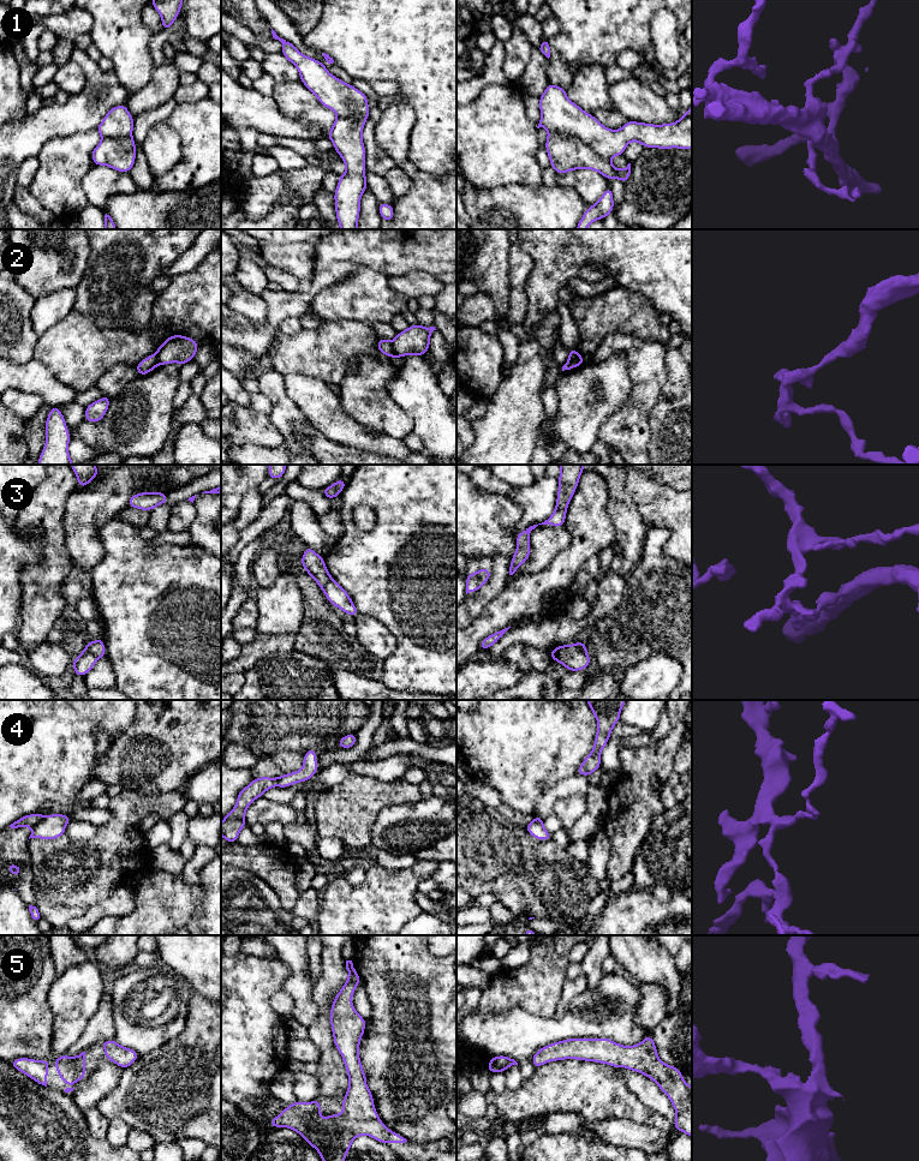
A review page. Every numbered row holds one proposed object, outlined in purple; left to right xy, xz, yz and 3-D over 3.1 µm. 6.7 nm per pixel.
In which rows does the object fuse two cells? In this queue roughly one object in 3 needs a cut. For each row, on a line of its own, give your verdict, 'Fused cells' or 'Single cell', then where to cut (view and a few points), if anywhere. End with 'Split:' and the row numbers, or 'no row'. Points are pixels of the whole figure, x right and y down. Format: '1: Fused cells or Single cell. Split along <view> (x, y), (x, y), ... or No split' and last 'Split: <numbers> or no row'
1: Fused cells. Split along yz (549, 132), (577, 136), (600, 156), (609, 160)
2: Fused cells. Split along xz (391, 341), (394, 357)
3: Fused cells. Split along xy (87, 645), (97, 658)
4: Fused cells. Split along xy (43, 817), (31, 826)
5: Single cell. No split
Split: 1, 2, 3, 4

